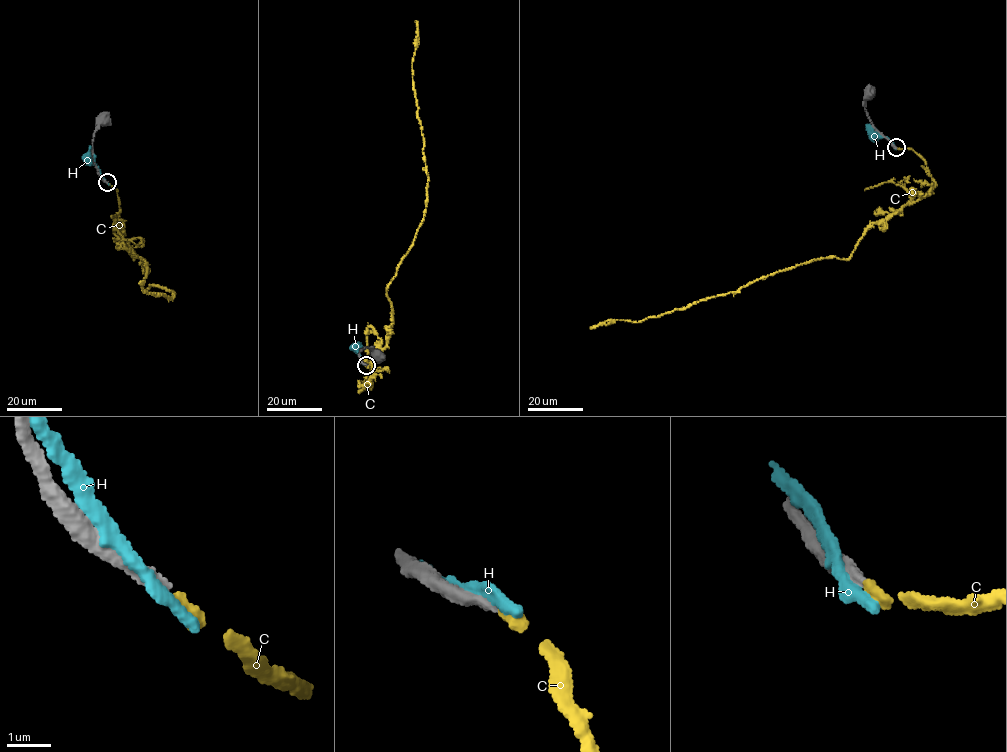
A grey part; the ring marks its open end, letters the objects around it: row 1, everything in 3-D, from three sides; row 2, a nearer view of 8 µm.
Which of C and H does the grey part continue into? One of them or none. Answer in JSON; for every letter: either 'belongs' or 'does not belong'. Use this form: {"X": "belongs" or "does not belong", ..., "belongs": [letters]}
{"C": "belongs", "H": "does not belong", "belongs": ["C"]}

